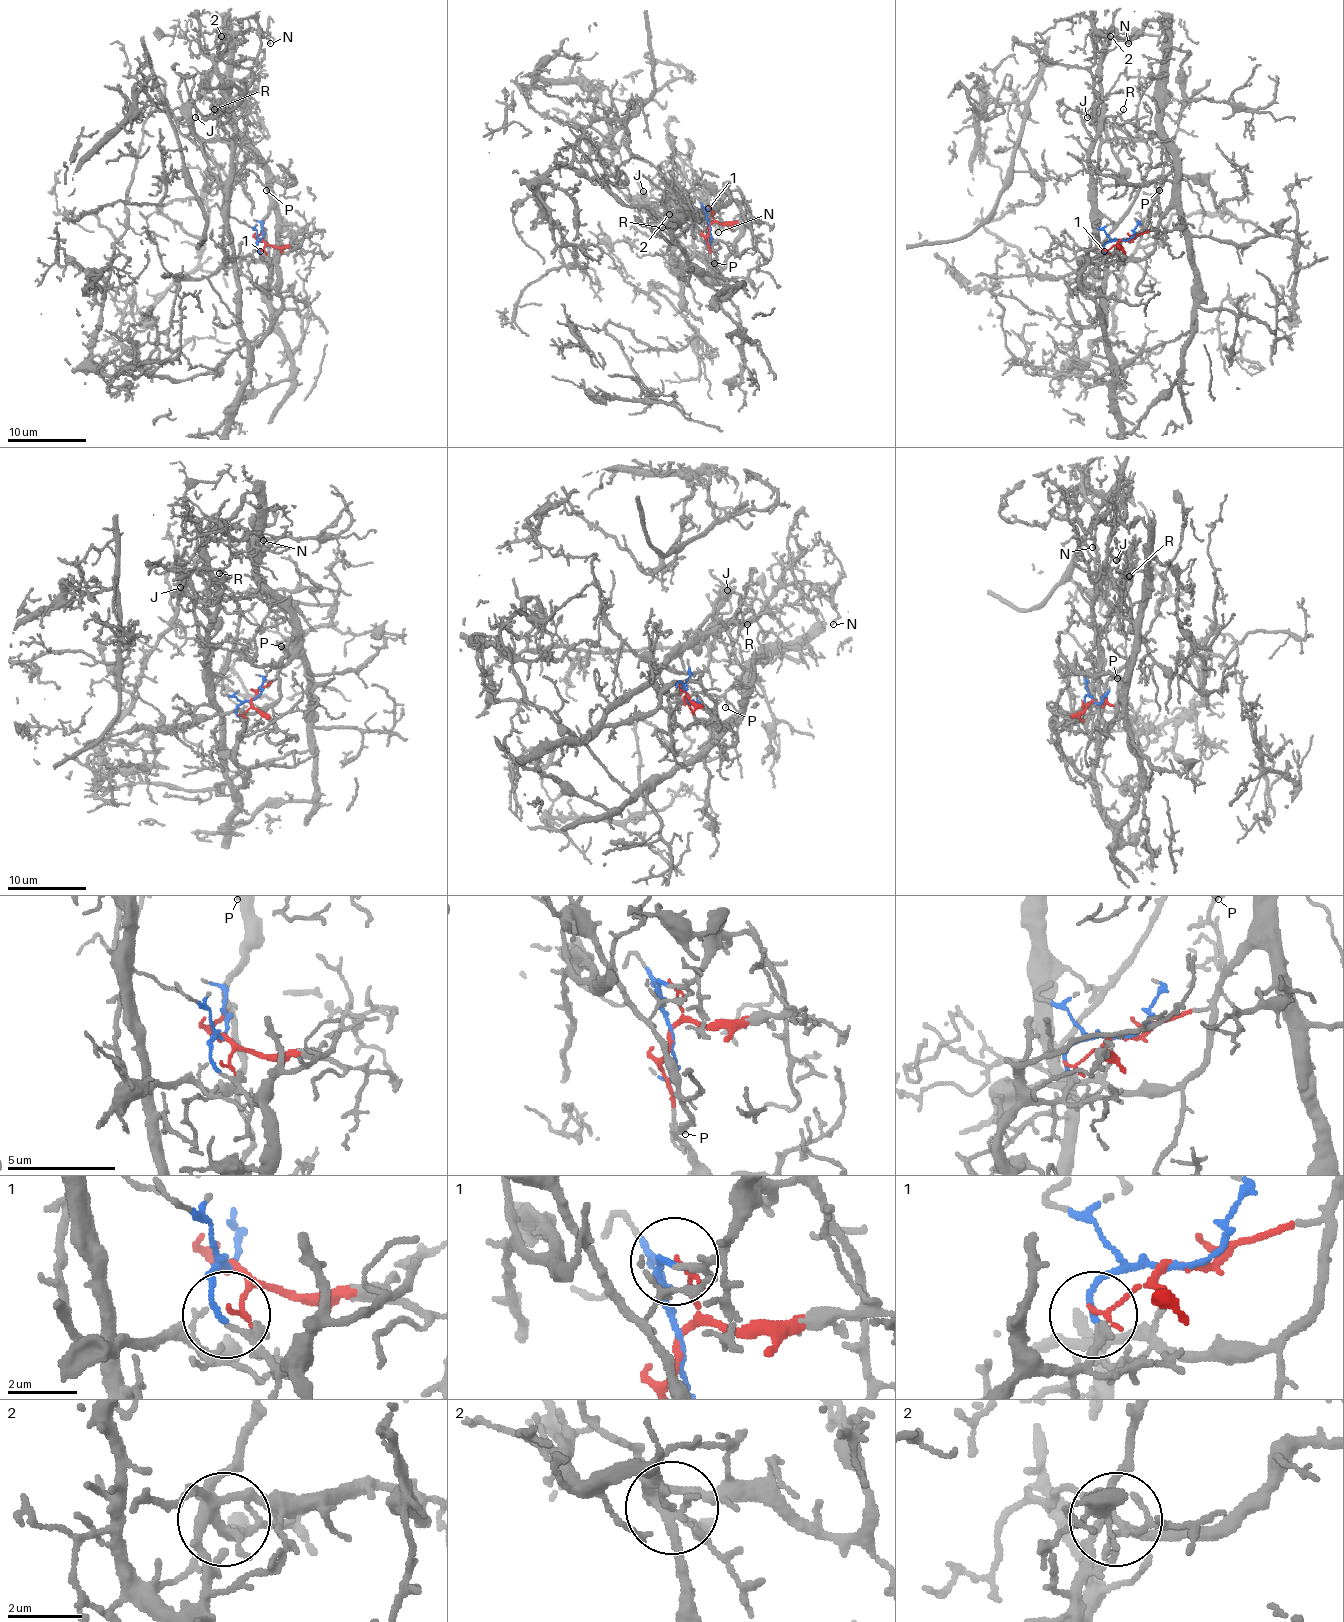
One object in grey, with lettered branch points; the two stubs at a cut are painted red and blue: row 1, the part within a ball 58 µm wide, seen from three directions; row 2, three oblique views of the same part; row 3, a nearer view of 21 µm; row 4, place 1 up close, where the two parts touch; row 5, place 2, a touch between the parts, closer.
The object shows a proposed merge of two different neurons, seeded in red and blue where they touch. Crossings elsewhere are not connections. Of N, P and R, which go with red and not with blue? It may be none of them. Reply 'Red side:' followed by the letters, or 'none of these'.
Red side: N, P, R

